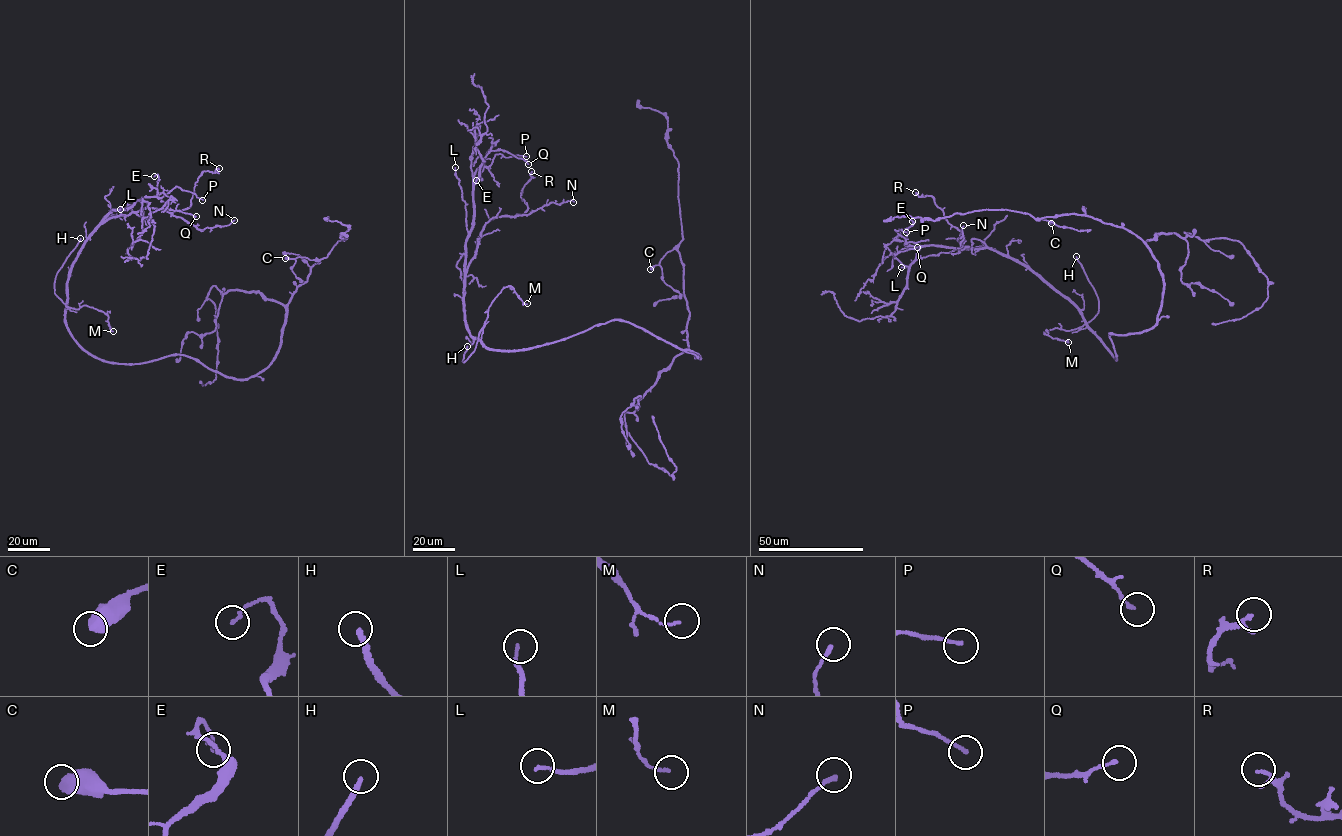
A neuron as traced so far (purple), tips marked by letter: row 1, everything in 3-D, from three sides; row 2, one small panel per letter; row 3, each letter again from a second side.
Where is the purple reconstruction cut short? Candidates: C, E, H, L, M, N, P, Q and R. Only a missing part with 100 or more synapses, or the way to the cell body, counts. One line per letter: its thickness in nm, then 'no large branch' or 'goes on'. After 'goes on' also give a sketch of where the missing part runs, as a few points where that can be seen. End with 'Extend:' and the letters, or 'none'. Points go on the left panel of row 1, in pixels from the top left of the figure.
C: calibre 650 nm; no large branch
E: calibre 150 nm; no large branch
H: calibre 240 nm; goes on; course (80, 238), (92, 219), (128, 201), (166, 197), (190, 200)
L: calibre 140 nm; no large branch
M: calibre 100 nm; no large branch
N: calibre 160 nm; no large branch
P: calibre 120 nm; no large branch
Q: calibre 130 nm; no large branch
R: calibre 90 nm; no large branch
Extend: H

